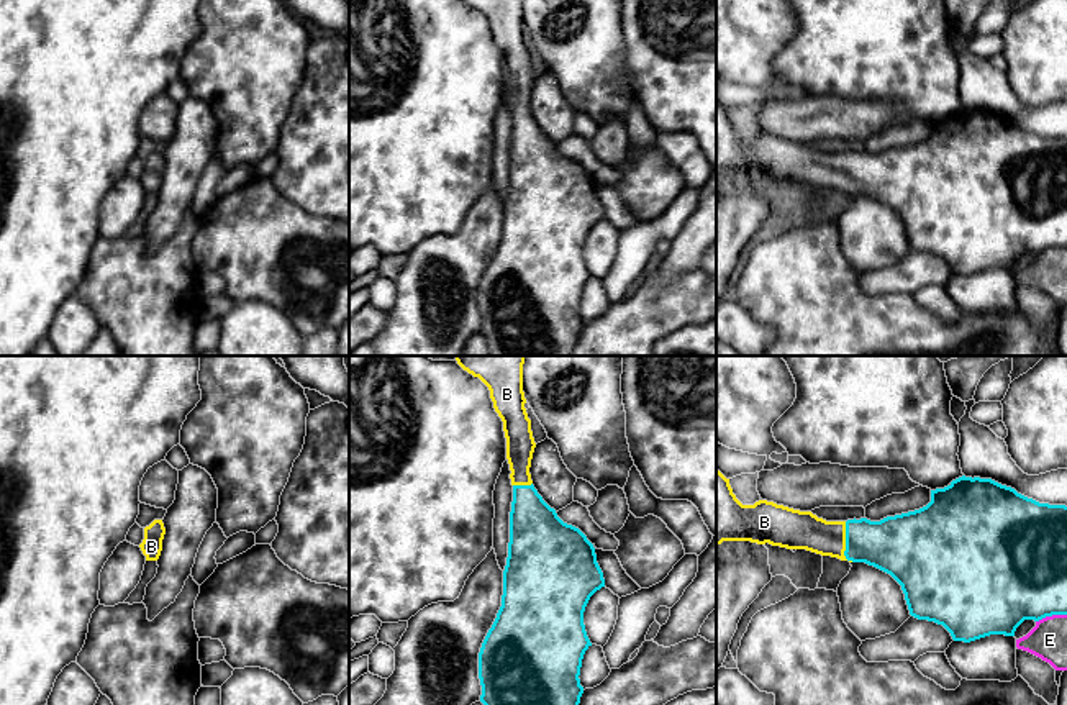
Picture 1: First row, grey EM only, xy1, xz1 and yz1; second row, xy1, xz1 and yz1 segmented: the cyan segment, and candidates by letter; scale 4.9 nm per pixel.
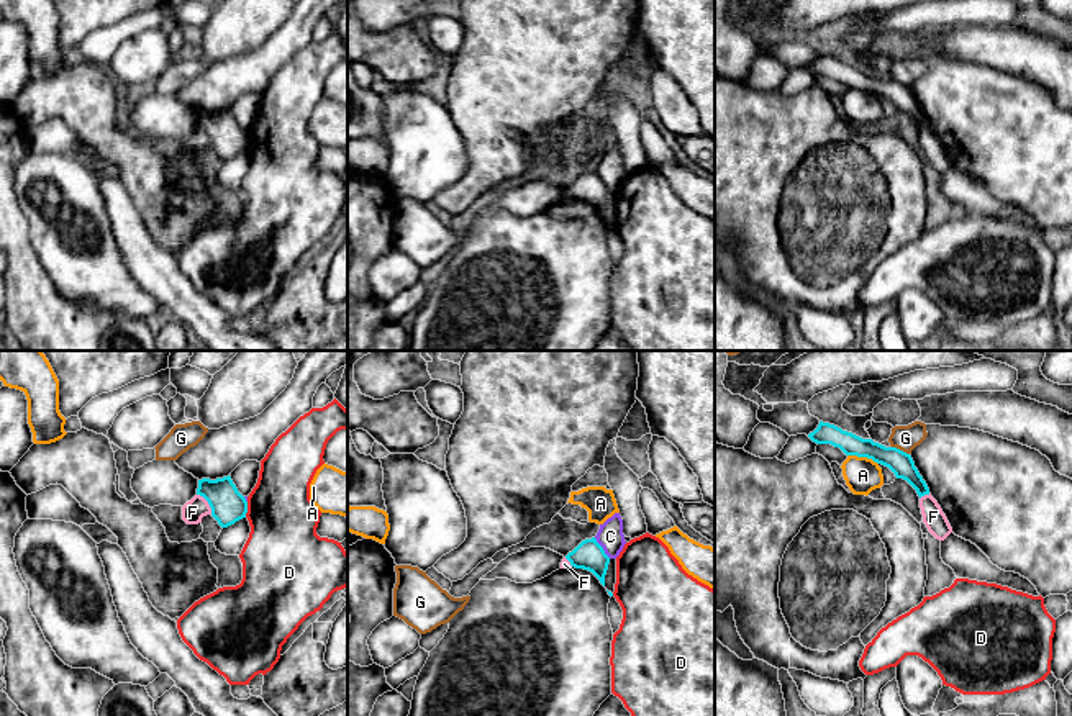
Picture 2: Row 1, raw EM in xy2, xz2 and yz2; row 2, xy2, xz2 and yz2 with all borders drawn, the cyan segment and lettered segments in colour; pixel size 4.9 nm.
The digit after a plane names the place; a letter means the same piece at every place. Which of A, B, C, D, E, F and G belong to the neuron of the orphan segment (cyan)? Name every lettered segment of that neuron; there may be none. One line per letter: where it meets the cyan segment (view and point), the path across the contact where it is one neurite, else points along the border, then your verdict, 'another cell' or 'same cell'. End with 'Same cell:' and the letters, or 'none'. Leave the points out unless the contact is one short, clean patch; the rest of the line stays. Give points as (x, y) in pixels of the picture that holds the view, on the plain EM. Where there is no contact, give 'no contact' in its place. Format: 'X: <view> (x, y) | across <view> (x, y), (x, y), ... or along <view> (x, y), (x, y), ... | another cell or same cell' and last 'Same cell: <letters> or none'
A: yz2 (863, 89) | along yz2 (848, 87), (871, 90), (877, 97) | another cell
B: yz1 (846, 176) | across yz1 (897, 177), (846, 176), (797, 163) | same cell
C: xz2 (602, 181) | along xz2 (594, 171), (610, 190) | another cell
D: xy2 (246, 143) | another cell
E: yz1 (1051, 248) | another cell
F: xy2 (208, 136) | another cell
G: yz2 (899, 82) | along yz2 (892, 79), (908, 87) | another cell
Same cell: B

